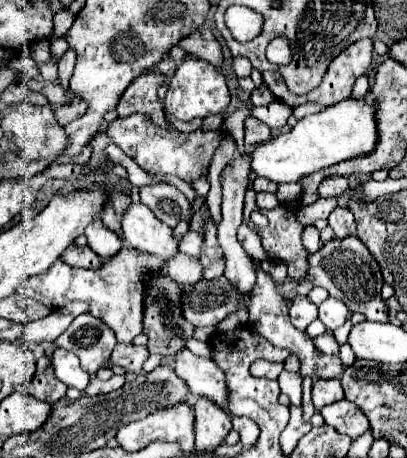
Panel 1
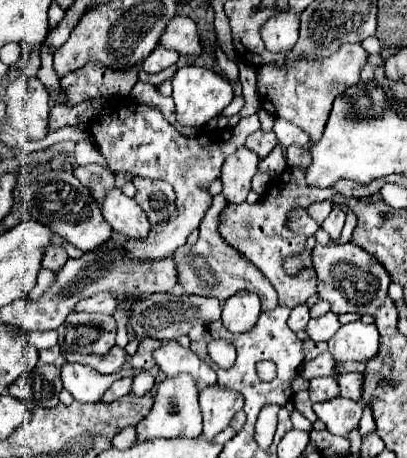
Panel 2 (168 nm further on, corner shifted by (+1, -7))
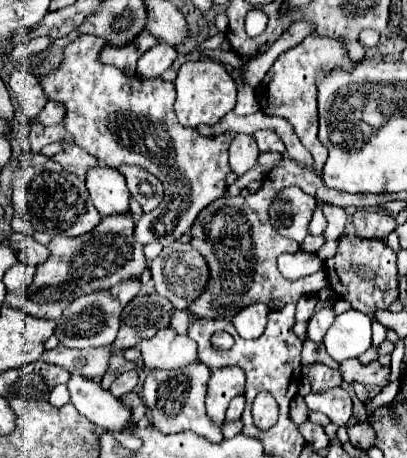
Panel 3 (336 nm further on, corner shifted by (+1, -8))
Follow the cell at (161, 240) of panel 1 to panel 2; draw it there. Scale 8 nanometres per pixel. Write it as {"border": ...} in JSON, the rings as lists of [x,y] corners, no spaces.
{"border":[[[118,187],[110,189],[104,195],[100,203],[100,211],[102,211],[102,217],[110,223],[110,227],[124,237],[142,239],[150,231],[150,223],[142,207],[138,207],[138,203],[126,197]]]}

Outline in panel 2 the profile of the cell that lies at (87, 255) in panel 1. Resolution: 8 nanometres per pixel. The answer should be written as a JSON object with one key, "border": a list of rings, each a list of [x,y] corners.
{"border":[[[50,243],[50,245],[46,247],[46,251],[44,251],[42,267],[56,271],[58,267],[62,267],[62,263],[66,263],[66,259],[68,259],[66,251],[64,251],[60,245],[52,245],[52,243]]]}

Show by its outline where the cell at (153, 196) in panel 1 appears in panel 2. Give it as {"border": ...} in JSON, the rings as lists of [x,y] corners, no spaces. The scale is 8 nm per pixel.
{"border":[[[132,175],[132,183],[136,187],[134,199],[144,209],[150,223],[160,223],[174,213],[174,191],[166,181]]]}

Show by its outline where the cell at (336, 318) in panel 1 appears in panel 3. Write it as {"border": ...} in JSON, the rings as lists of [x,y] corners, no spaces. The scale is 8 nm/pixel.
{"border":[[[320,308],[320,310],[308,320],[308,330],[306,330],[308,338],[310,338],[312,342],[322,342],[322,338],[326,336],[326,332],[328,332],[328,328],[330,328],[332,322],[334,322],[334,312],[332,312],[332,308]]]}

